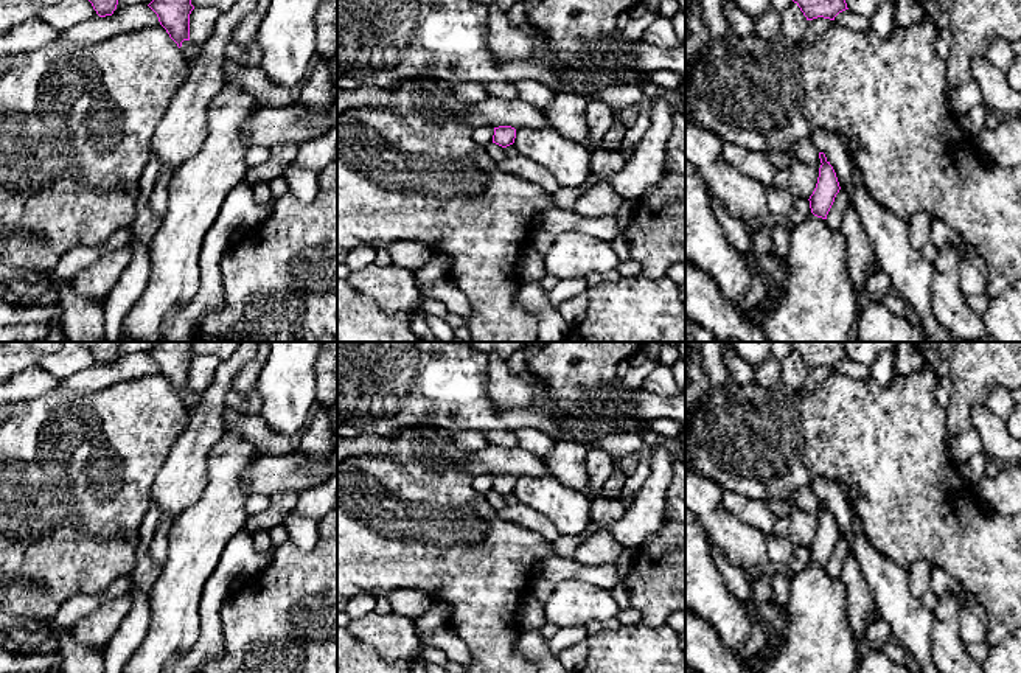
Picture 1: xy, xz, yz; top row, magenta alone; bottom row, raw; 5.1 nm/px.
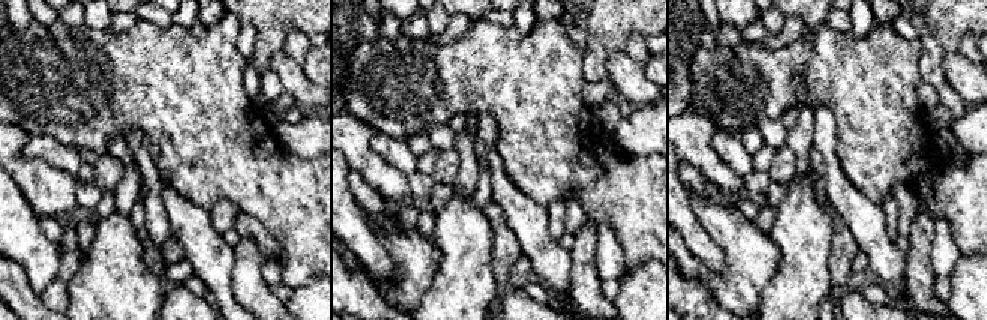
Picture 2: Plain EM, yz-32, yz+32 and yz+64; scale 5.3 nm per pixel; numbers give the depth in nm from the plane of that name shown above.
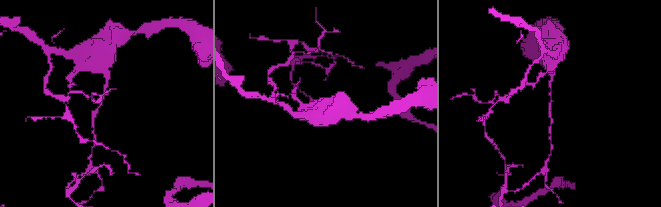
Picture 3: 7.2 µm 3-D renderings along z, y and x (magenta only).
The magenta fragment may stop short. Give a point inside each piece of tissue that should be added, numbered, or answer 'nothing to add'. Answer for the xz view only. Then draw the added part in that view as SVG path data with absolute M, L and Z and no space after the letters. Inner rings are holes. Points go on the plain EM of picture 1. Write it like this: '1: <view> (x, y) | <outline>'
nothing to add

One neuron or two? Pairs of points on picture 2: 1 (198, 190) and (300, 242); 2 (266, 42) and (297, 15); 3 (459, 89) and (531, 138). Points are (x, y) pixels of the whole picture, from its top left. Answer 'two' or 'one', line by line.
1: one
2: one
3: one

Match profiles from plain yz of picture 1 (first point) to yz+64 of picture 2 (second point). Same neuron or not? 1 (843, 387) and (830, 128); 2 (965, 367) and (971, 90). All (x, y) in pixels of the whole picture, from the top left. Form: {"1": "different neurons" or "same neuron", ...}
{"1": "different neurons", "2": "different neurons"}

